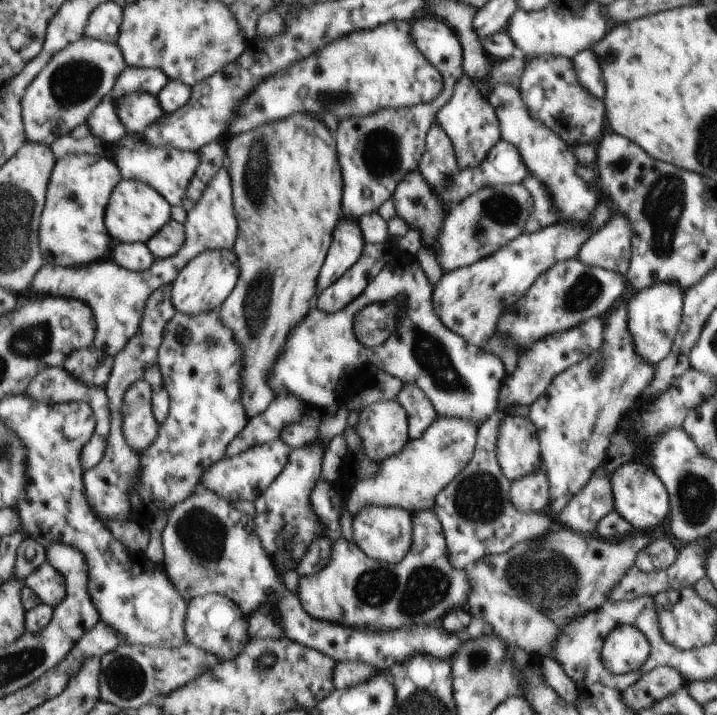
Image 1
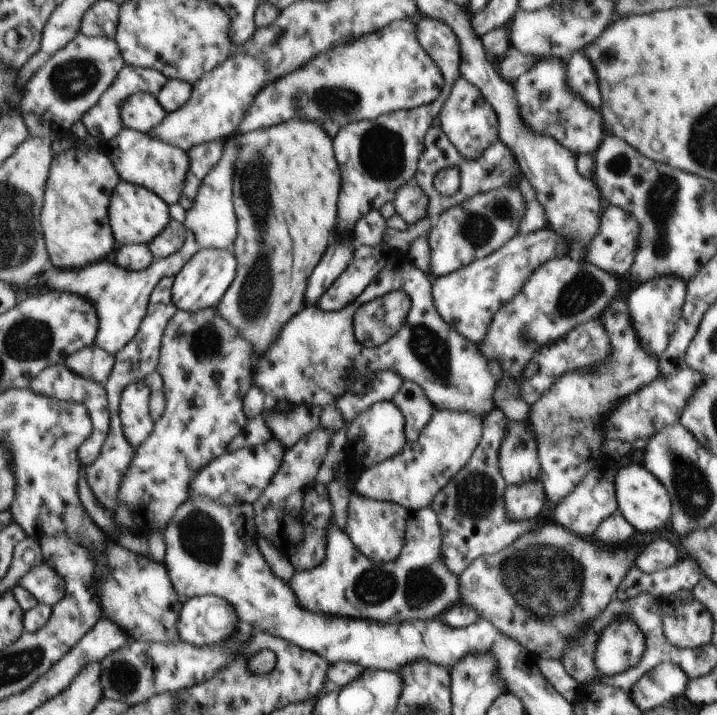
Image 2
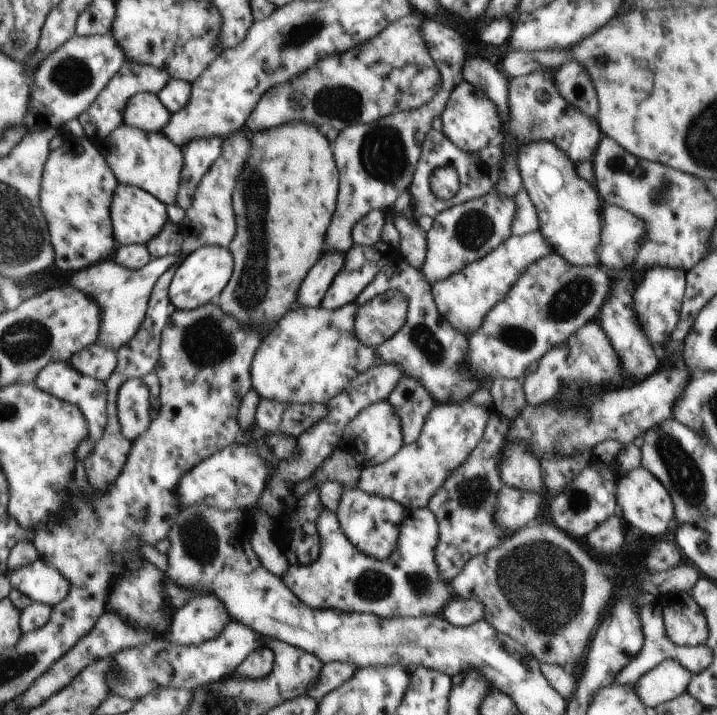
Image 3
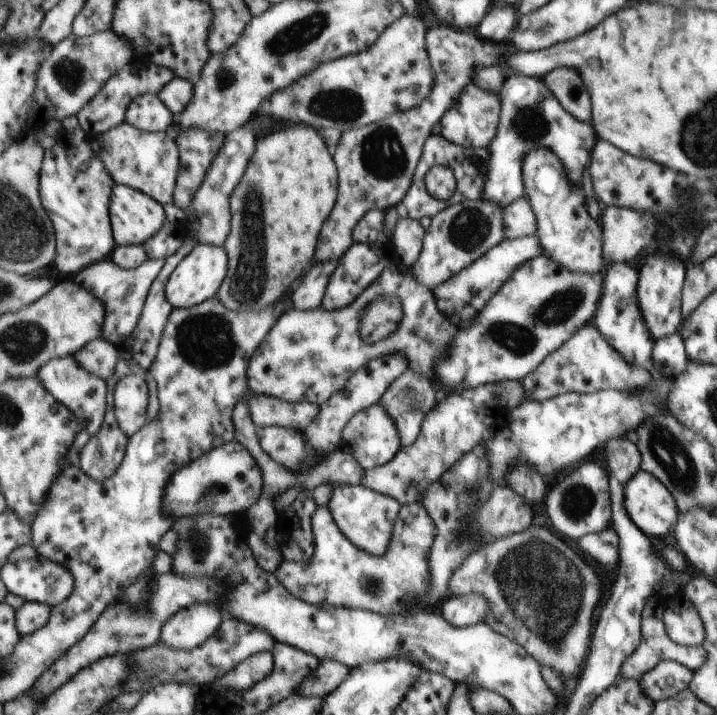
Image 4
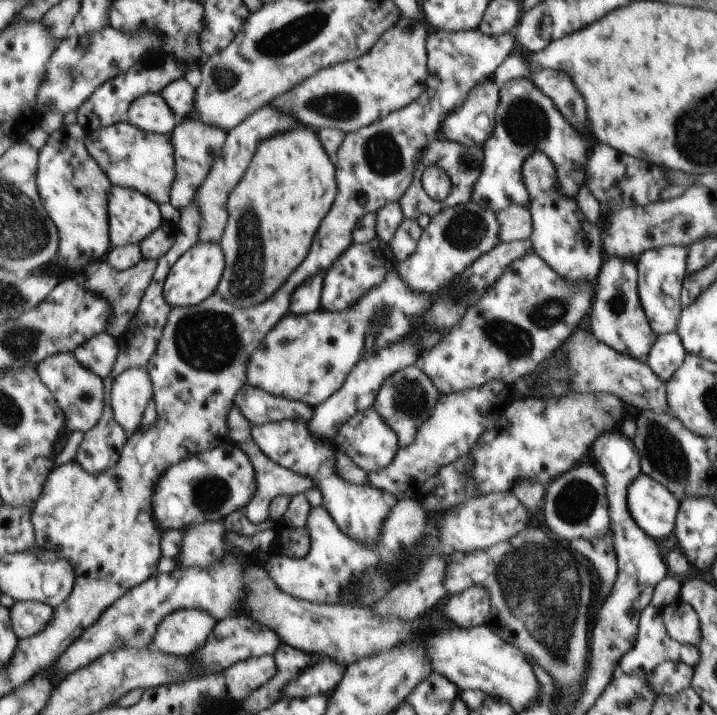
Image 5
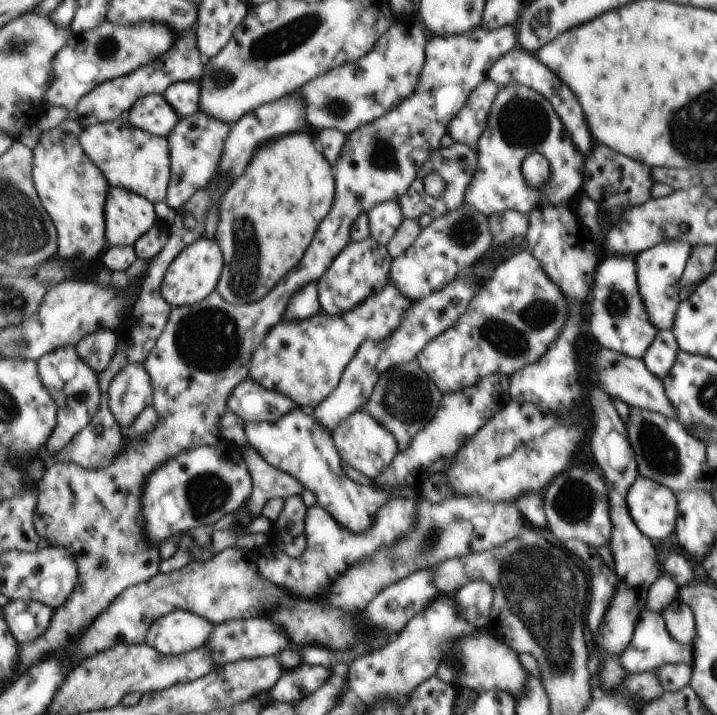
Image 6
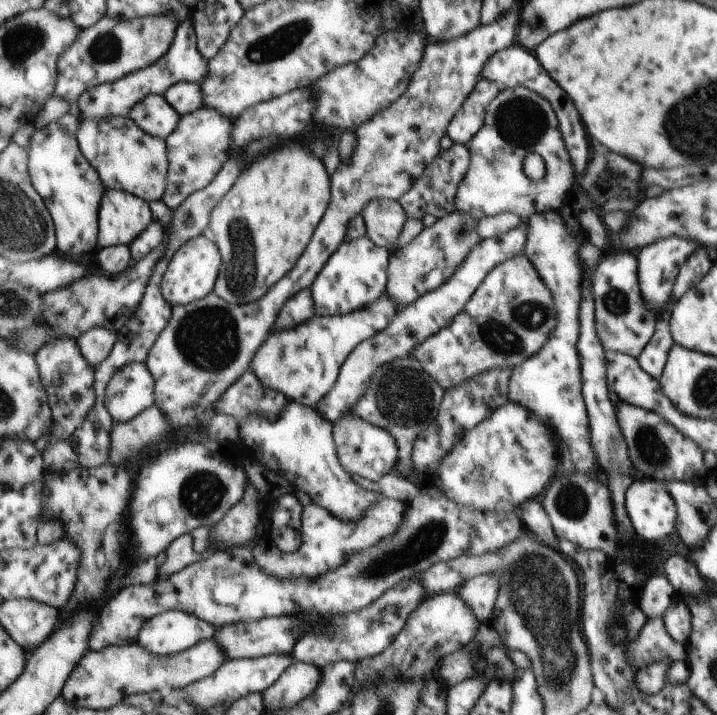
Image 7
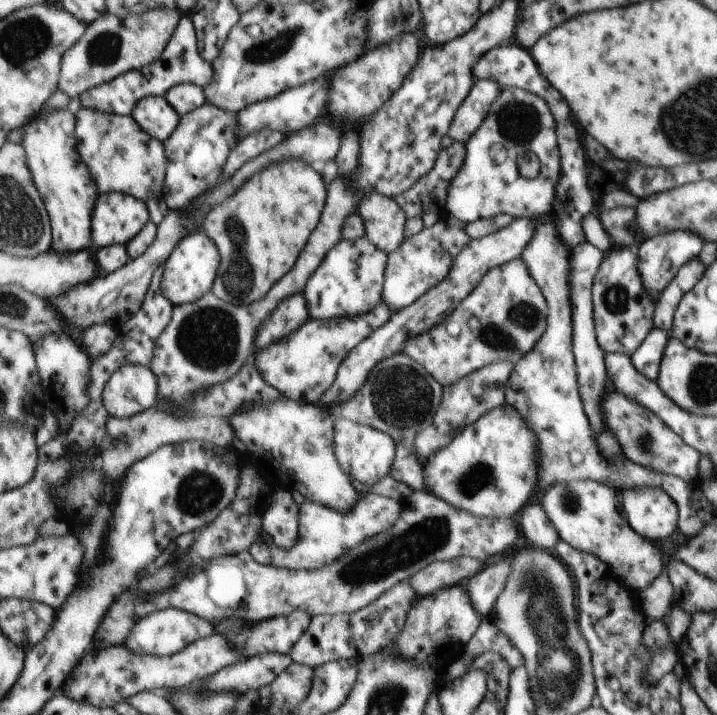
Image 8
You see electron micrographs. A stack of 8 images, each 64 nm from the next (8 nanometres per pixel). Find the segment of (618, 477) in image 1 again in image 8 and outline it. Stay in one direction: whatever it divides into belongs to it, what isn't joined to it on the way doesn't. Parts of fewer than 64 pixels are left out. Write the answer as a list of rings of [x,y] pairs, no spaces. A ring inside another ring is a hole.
[[[652,486],[618,491],[622,514],[635,534],[652,541],[663,540],[675,532],[678,510],[666,491]]]

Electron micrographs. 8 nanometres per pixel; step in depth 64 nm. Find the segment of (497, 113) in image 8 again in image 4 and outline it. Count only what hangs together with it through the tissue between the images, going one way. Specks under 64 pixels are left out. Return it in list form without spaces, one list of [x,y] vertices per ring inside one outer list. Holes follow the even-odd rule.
[[[509,74],[502,84],[499,98],[501,116],[494,140],[488,146],[490,157],[481,199],[505,208],[510,202],[523,197],[522,156],[532,148],[547,147],[551,150],[563,163],[571,182],[579,184],[583,168],[590,164],[589,152],[595,144],[595,134],[591,132],[593,128],[569,114],[540,77]]]

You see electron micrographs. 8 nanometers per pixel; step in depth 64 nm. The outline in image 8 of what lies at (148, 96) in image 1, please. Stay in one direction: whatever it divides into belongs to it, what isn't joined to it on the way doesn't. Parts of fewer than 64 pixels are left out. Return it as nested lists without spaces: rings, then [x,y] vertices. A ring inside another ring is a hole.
[[[150,96],[138,102],[131,116],[147,134],[163,142],[178,129],[182,116],[164,96]]]

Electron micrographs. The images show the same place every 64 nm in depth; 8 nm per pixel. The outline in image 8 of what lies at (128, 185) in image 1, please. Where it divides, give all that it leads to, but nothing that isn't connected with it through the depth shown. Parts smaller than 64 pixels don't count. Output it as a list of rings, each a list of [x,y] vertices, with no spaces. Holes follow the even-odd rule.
[[[118,192],[101,193],[92,222],[92,250],[129,245],[151,220],[143,199]]]

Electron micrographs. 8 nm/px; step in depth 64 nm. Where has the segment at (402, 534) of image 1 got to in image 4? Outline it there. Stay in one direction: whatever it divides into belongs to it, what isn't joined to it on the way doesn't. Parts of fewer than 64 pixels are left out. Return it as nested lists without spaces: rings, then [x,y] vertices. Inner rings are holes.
[[[360,484],[337,485],[333,488],[328,506],[343,534],[360,551],[366,551],[367,554],[375,556],[386,553],[387,547],[390,545],[394,520],[401,508],[401,504],[394,498],[362,487]]]

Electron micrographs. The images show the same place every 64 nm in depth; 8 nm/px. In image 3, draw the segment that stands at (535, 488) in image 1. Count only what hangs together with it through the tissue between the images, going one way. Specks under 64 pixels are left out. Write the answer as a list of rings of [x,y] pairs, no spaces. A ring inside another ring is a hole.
[[[503,485],[503,488],[498,490],[494,521],[513,532],[522,529],[531,518],[535,518],[539,506],[541,494],[538,492],[525,492]]]

